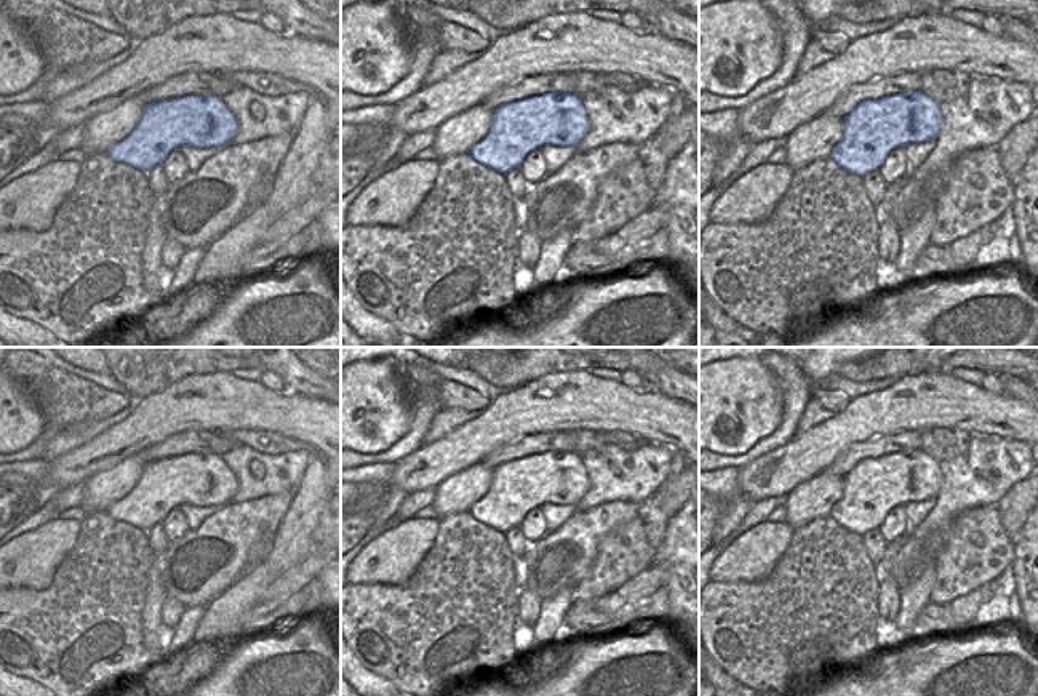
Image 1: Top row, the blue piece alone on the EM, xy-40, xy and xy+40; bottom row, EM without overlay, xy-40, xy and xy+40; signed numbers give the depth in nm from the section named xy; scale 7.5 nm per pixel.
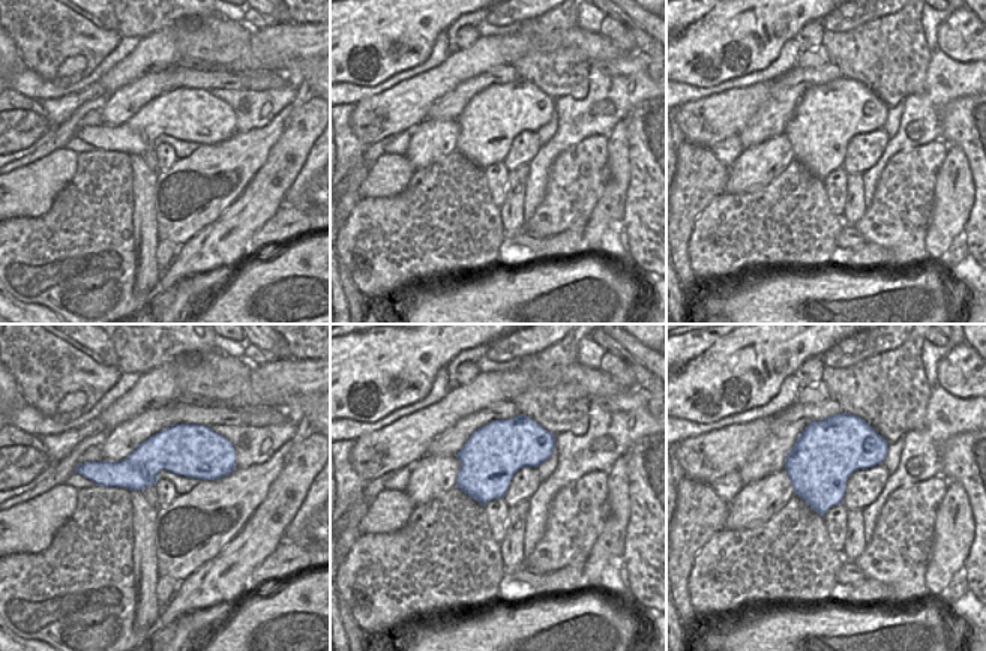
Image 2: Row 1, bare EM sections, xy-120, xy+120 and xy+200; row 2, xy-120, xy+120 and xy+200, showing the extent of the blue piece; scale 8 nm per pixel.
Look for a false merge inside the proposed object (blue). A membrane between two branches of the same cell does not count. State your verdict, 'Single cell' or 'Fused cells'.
Single cell

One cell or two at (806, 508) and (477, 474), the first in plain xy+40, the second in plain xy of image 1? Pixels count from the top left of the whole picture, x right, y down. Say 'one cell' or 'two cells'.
one cell

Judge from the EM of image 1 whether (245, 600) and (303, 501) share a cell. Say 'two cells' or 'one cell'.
one cell

